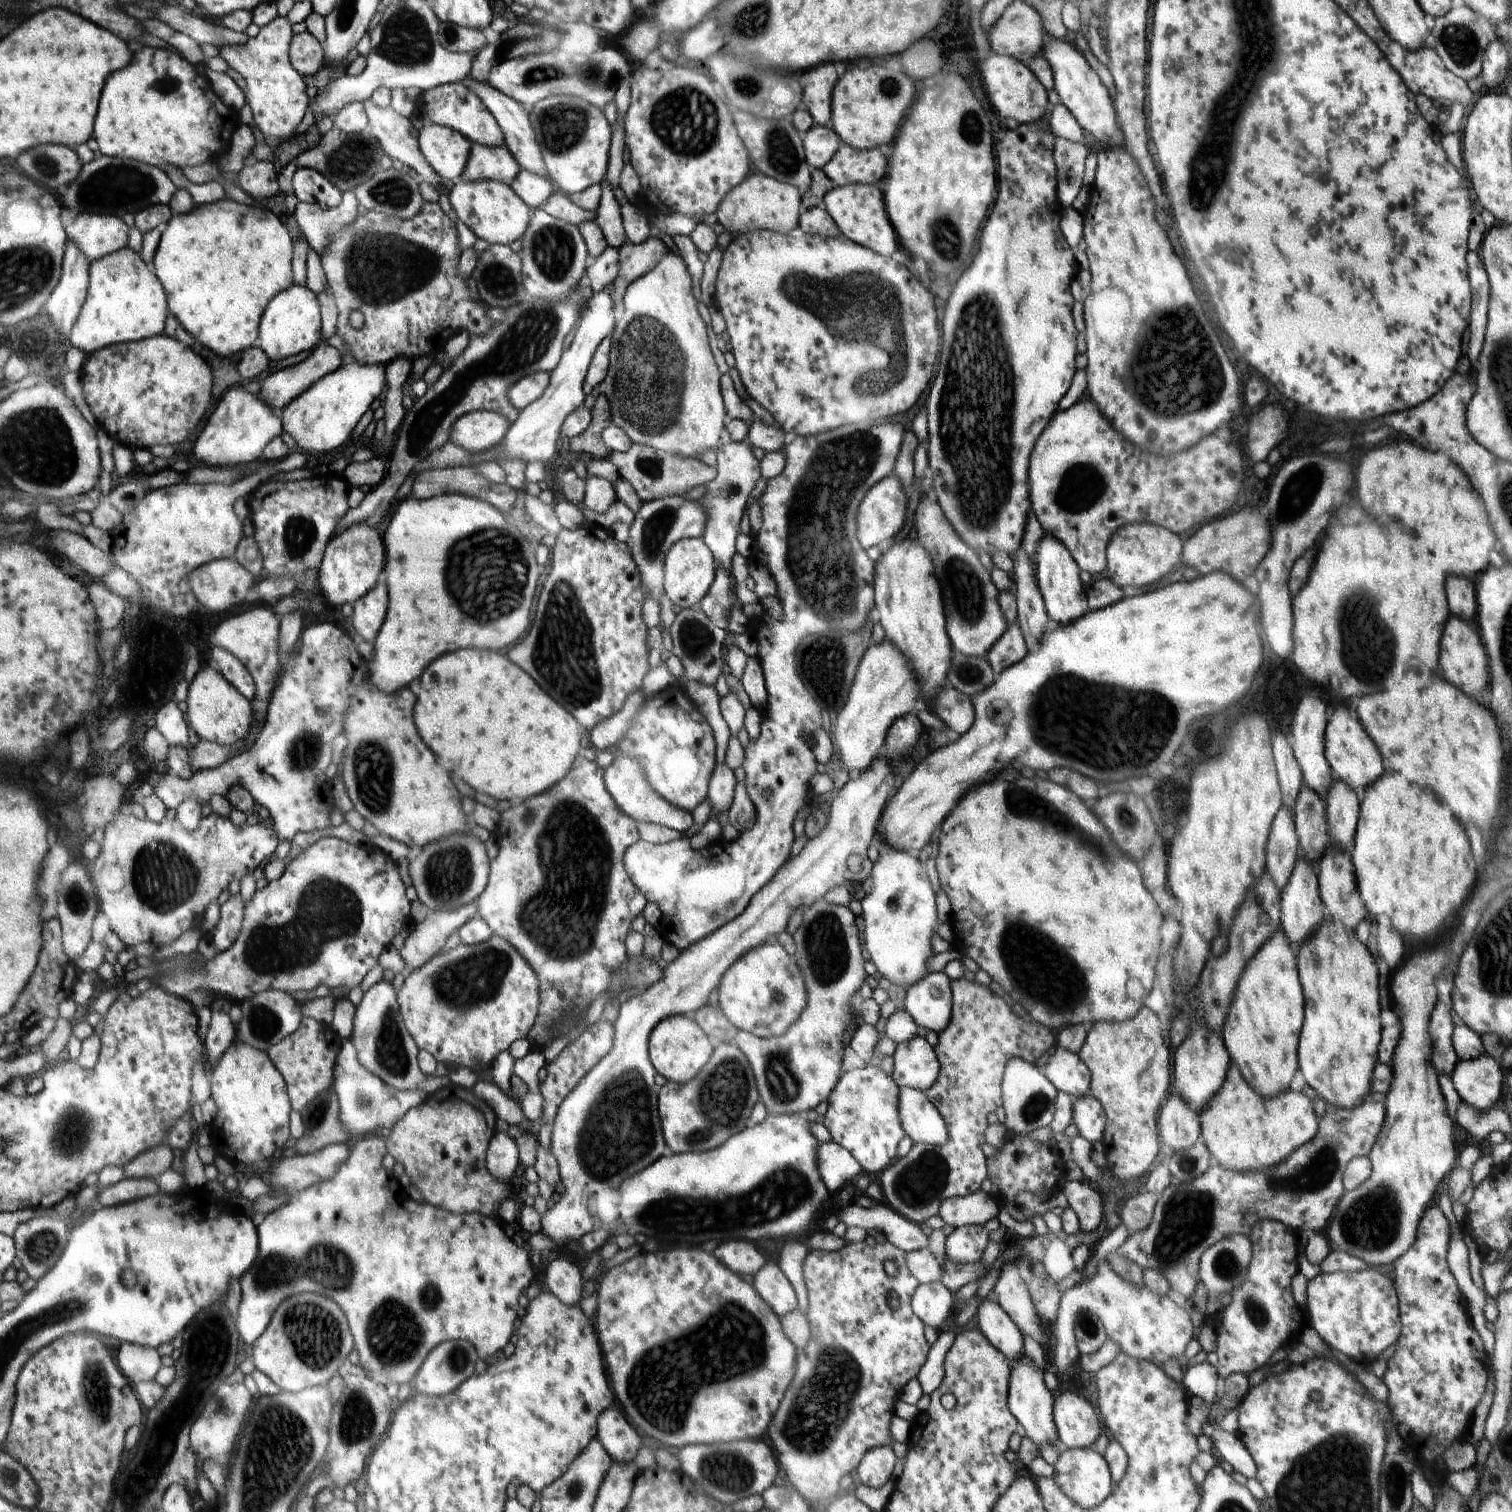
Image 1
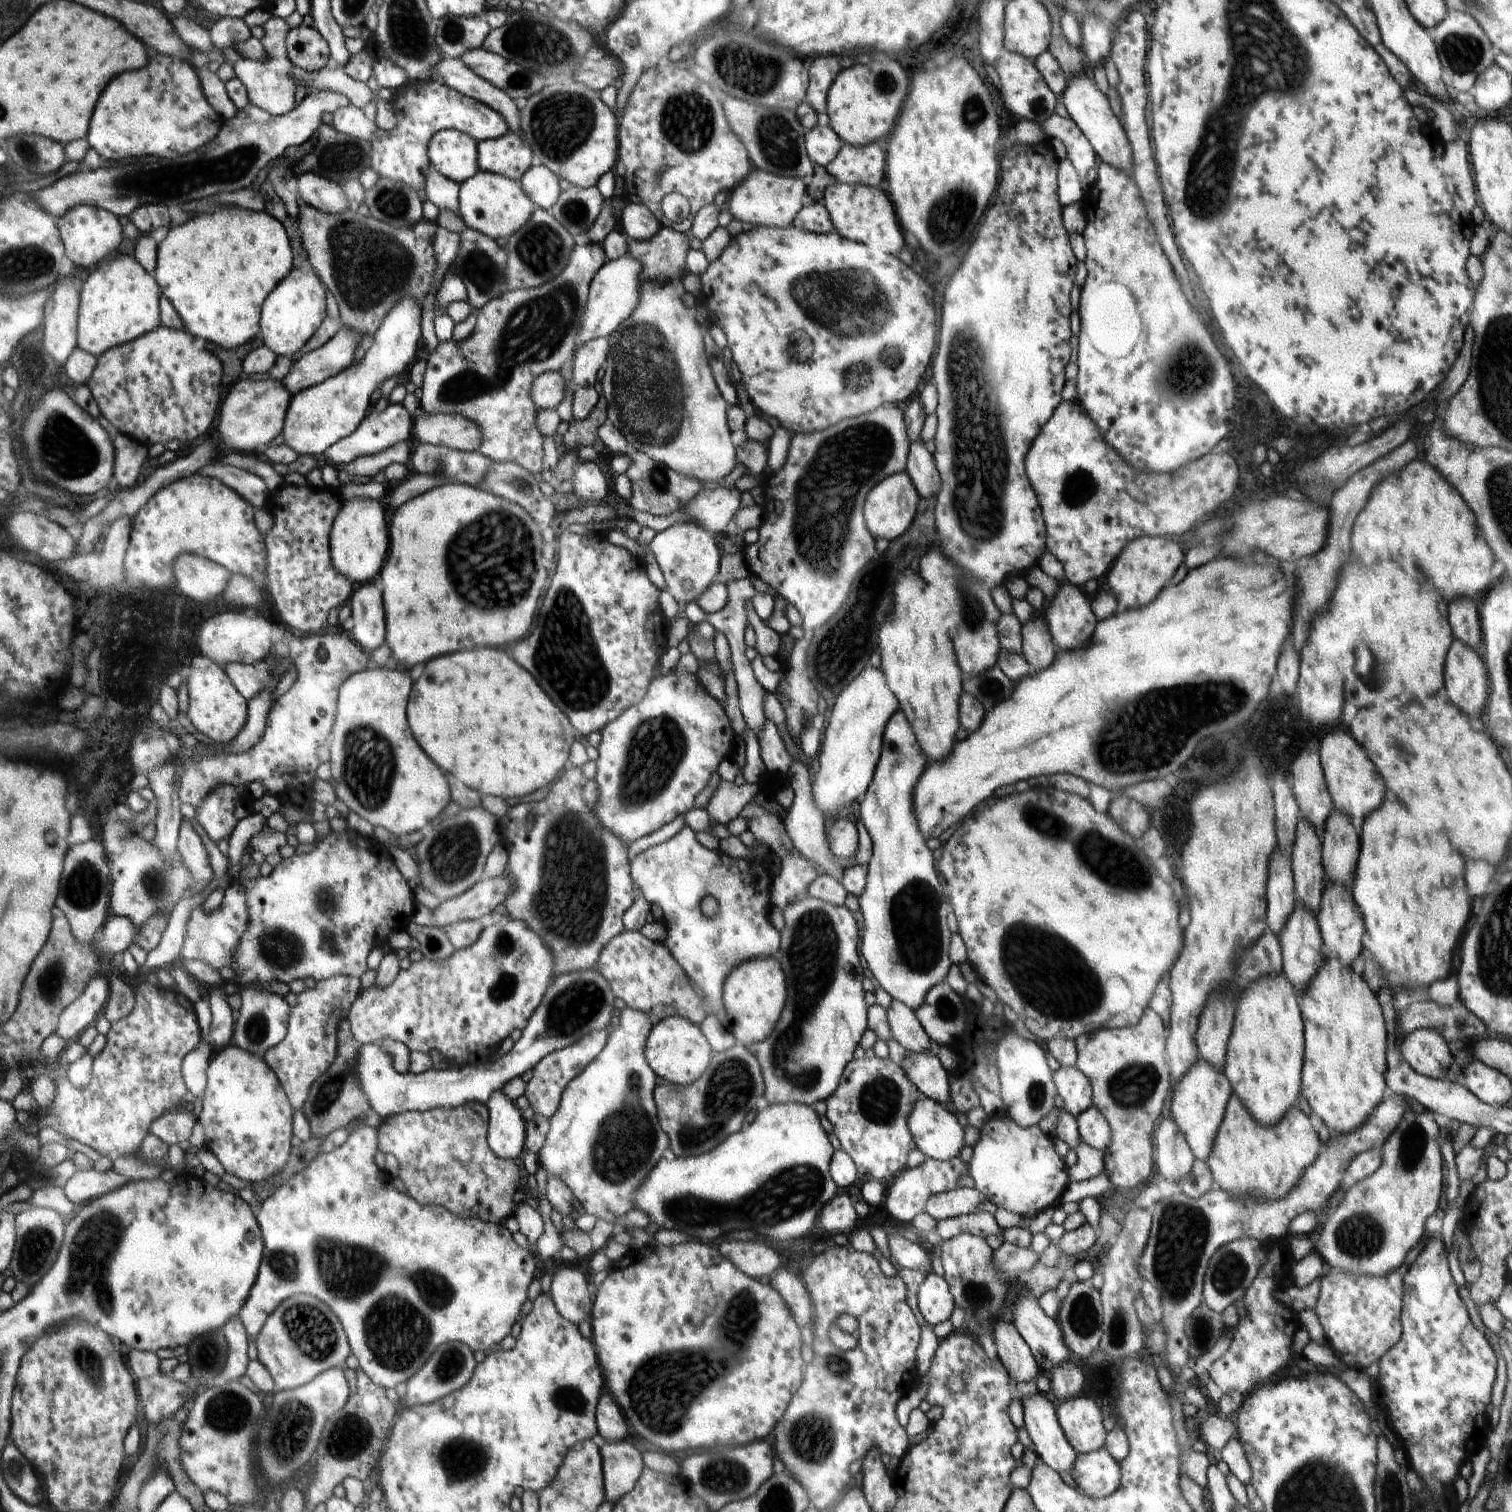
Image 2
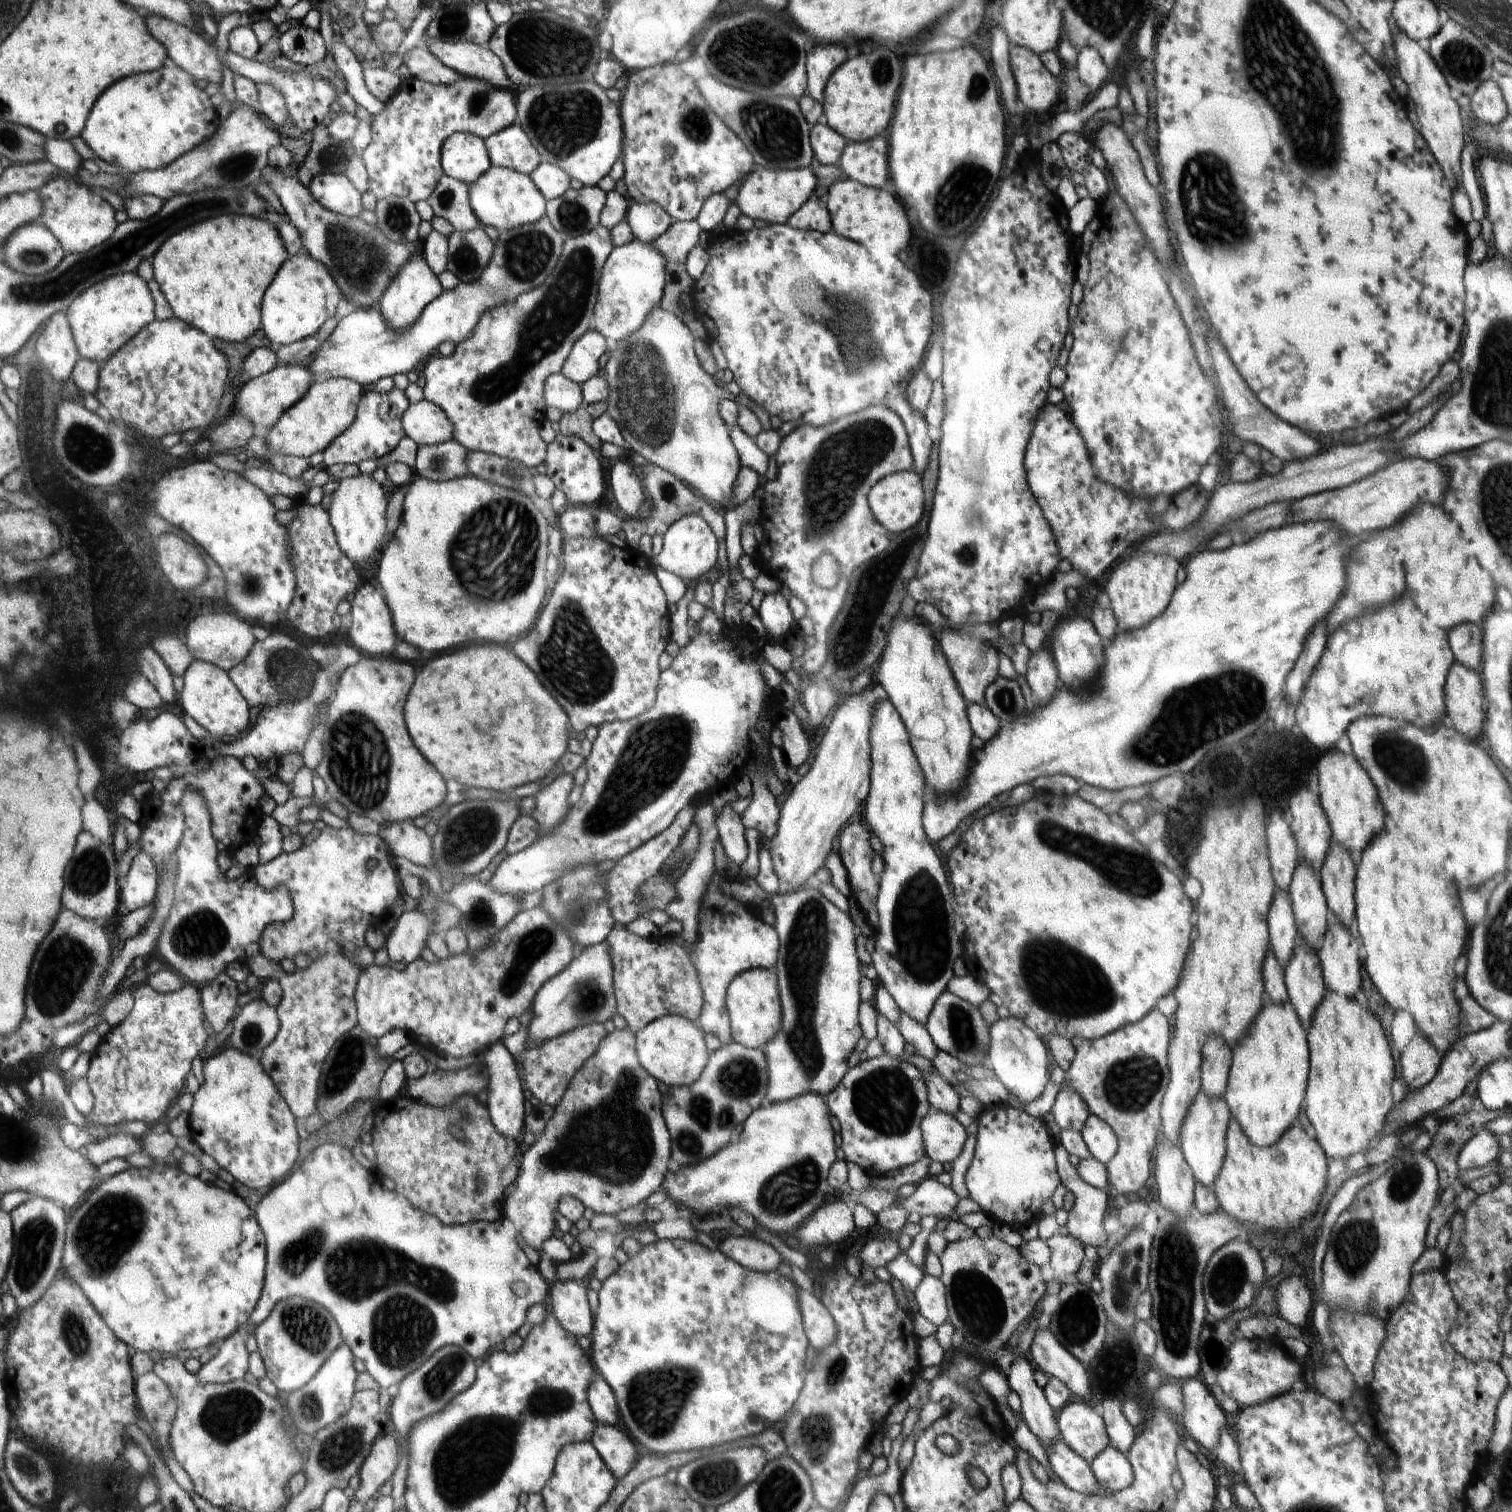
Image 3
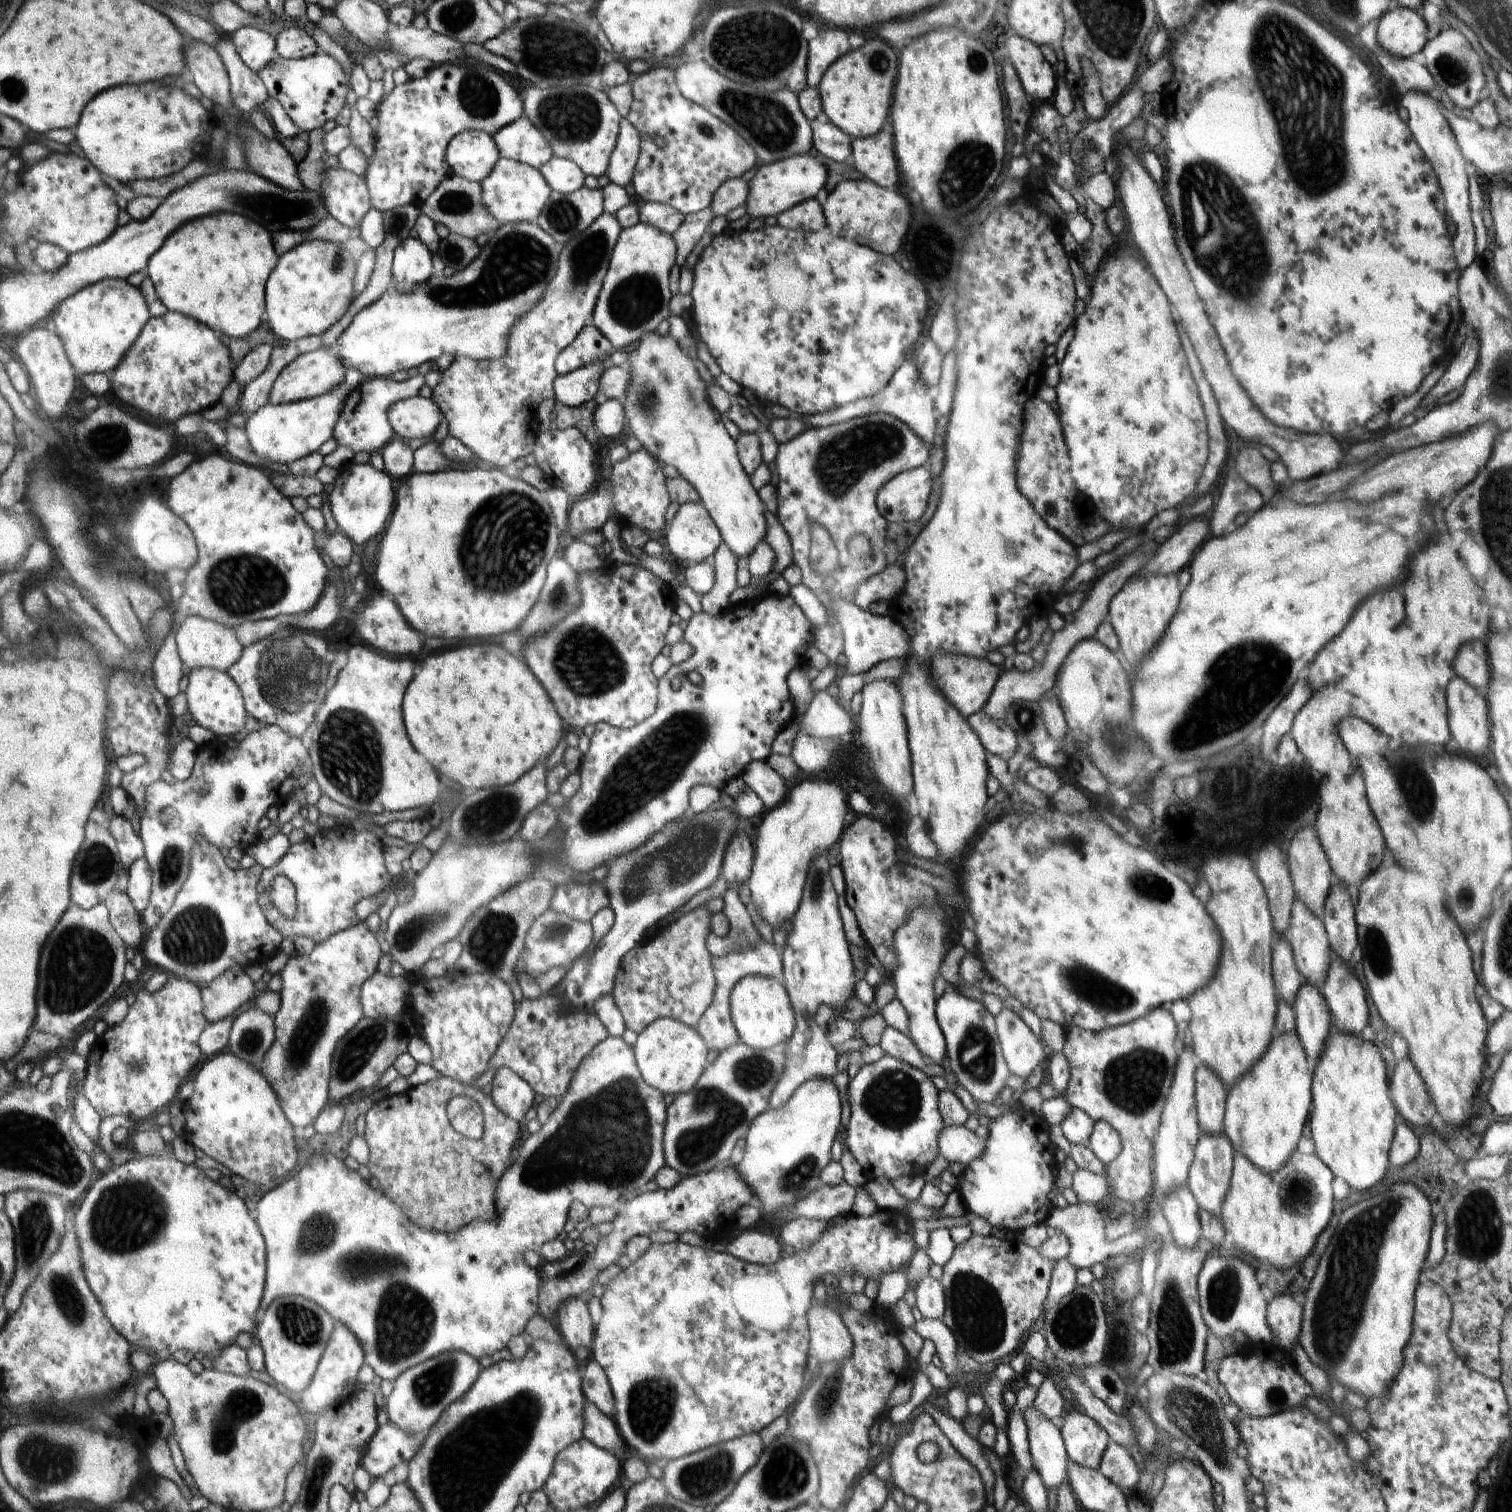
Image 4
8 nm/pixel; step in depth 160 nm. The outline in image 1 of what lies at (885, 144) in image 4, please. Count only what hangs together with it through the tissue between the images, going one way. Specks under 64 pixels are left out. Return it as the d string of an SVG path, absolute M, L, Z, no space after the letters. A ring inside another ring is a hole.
M841 141L836 154L823 171L836 187L849 184L876 185L876 182L884 178L886 158L879 148L857 149Z

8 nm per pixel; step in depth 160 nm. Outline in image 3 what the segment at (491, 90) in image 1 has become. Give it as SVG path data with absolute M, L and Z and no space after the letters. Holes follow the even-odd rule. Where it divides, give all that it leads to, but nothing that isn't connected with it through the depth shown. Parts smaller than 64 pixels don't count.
M413 48L403 57L412 77L433 85L451 85L463 78L453 68L443 65L428 49Z

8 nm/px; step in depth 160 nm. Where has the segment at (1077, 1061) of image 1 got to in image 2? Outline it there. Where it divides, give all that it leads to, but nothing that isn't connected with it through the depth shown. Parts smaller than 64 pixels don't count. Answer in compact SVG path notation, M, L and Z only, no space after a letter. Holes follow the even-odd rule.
M1060 1067L1053 1072L1053 1081L1057 1096L1064 1101L1065 1109L1078 1117L1079 1114L1092 1105L1091 1084L1088 1078L1078 1070L1078 1067Z

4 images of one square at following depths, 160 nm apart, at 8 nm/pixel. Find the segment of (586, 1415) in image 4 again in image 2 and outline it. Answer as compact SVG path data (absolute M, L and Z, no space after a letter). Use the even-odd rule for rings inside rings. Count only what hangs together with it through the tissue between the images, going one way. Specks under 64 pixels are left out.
M629 1440L617 1443L599 1441L599 1444L602 1449L605 1500L614 1505L630 1494L645 1466L641 1452Z

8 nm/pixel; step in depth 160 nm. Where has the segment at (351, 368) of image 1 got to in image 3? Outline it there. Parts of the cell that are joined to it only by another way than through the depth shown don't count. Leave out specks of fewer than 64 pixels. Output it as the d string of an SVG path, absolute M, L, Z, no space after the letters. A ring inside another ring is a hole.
M416 252L408 264L401 268L397 277L391 282L391 286L383 294L383 298L380 300L380 312L394 333L405 333L413 327L413 324L418 322L424 307L444 291L439 277L428 267L424 254ZM338 377L314 382L307 394L284 412L275 427L269 429L264 436L269 448L267 456L273 452L299 457L309 457L316 452L324 453L325 448L354 422L361 396L362 386L359 381Z

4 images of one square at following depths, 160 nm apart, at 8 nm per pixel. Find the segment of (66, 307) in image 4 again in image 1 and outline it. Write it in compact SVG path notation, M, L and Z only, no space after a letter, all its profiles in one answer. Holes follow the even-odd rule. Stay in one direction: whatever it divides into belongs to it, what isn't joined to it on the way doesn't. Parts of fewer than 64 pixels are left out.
M123 248L111 255L96 259L91 264L91 288L88 291L83 313L70 334L72 347L83 350L87 355L116 343L131 343L162 335L170 309L167 305L166 289L159 277L154 276L135 251Z

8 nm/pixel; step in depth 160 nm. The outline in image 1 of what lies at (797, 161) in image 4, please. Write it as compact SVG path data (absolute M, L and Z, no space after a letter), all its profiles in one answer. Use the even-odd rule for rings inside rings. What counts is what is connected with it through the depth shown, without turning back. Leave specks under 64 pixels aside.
M760 172L752 173L736 186L719 204L716 218L722 224L724 231L736 234L753 230L768 229L790 234L794 228L794 216L798 208L798 196L794 185L774 180Z

